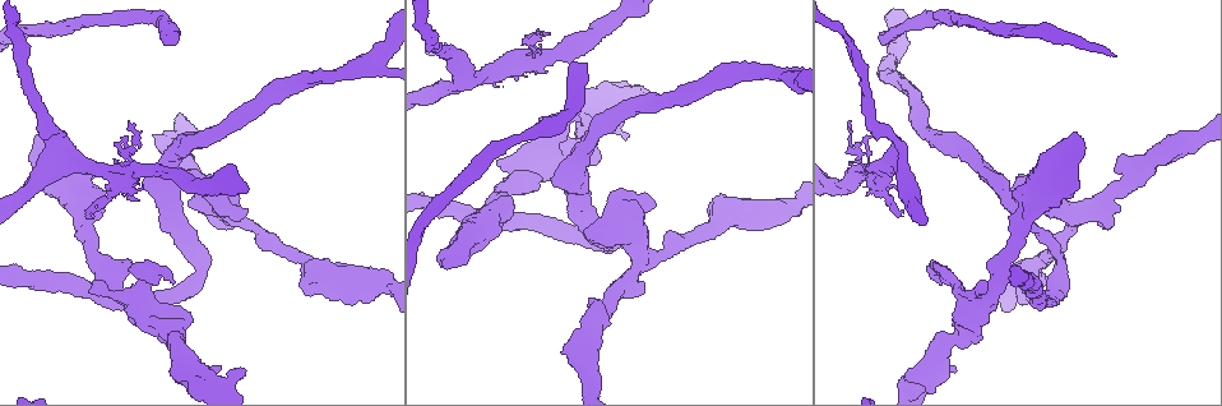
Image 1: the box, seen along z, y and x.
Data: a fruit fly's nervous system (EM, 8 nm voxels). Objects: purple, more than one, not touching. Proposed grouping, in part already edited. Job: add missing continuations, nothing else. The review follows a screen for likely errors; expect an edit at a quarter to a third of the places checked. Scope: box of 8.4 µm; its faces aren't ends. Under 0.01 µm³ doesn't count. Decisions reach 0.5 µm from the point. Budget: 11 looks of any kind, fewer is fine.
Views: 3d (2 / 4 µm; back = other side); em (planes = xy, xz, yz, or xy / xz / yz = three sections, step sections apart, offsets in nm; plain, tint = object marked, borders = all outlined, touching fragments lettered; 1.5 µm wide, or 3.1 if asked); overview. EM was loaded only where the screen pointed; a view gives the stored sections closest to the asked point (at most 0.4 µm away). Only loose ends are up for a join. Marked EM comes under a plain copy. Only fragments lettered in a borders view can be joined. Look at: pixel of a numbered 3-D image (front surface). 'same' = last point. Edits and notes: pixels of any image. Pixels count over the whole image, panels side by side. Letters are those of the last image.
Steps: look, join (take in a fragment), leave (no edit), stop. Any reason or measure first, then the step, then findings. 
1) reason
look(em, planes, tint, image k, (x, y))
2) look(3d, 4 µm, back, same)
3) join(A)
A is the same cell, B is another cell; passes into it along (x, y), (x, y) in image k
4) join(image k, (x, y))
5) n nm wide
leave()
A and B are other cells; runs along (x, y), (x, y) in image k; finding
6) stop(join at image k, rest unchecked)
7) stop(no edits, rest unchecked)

free end
look(em, xy, step 8, tint, image 1, (626, 296))

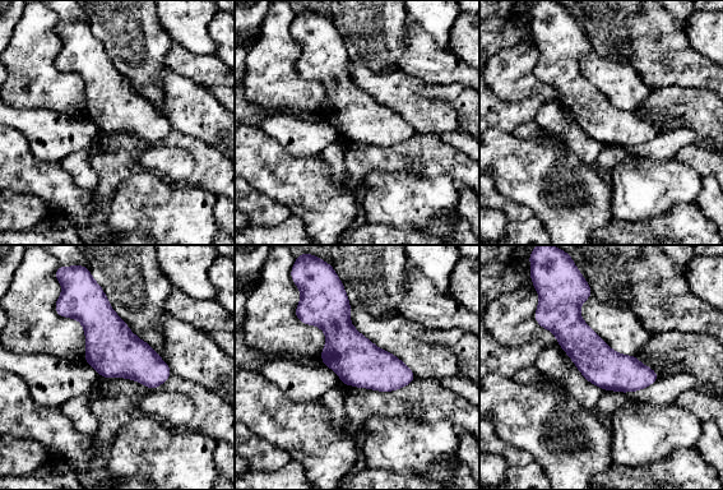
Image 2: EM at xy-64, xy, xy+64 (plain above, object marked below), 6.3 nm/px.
another direction
look(em, planes, borders, same)

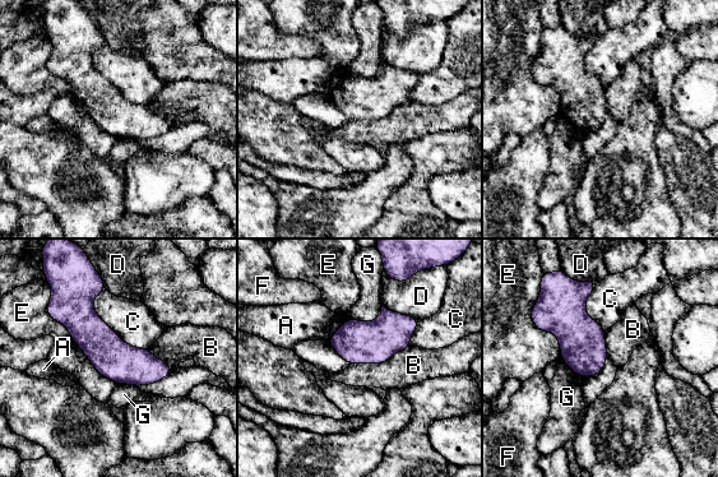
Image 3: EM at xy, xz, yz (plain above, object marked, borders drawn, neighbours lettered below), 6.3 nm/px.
leave()
A, B, C, D, E, F and G are other cells; no lettered fragment goes on from it

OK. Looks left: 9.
free end
look(em, planes, borders, image 1, (512, 199))

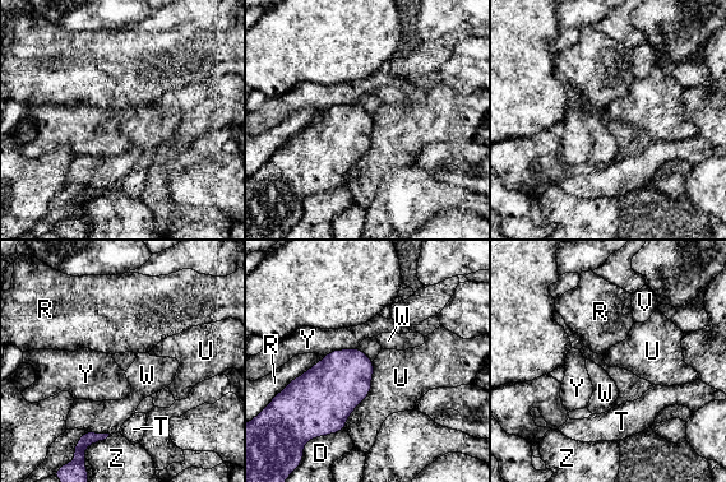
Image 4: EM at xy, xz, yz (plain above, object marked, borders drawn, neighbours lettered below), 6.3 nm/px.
leave()
D, R, T, U, V, W, Y and Z are other cells; no lettered fragment goes on from it

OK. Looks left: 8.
stops while still wide
look(3d, 2 µm, back, image 1, (34, 137))

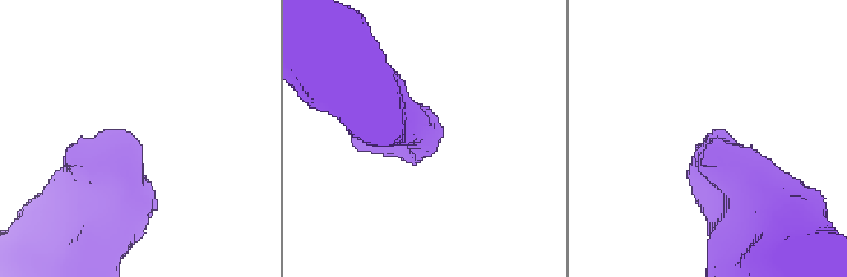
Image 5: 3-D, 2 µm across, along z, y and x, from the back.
look(em, yz, step 4, borders, image 5, (139, 140))

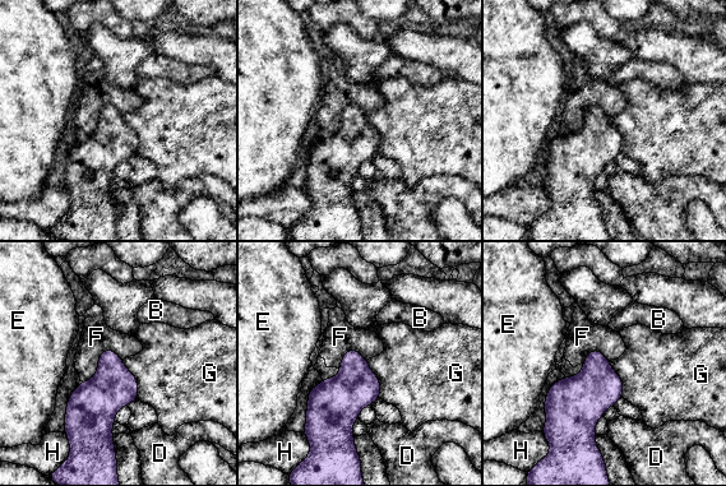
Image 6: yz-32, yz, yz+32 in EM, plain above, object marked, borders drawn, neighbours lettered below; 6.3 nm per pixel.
another direction
look(em, planes, borders, same)

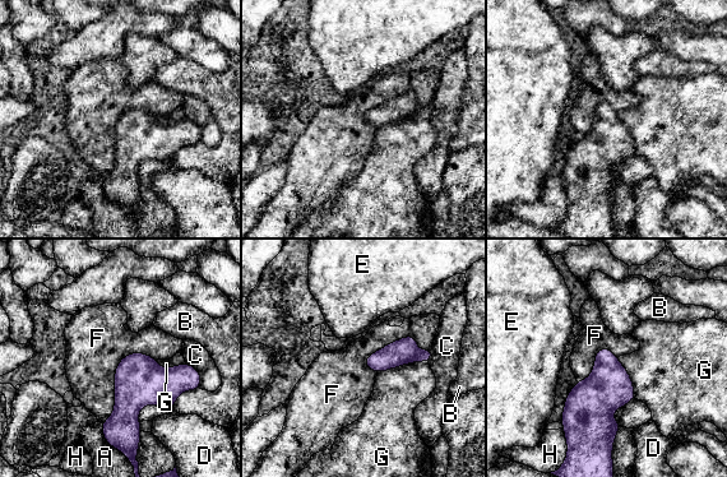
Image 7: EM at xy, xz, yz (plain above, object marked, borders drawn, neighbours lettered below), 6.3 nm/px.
leave()
A, B, C, D, E, F, G and H are other cells; border along (154, 357), (120, 361), (102, 422) in image 7; none of them fits

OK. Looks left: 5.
free end
look(em, planes, borders, image 1, (524, 42))

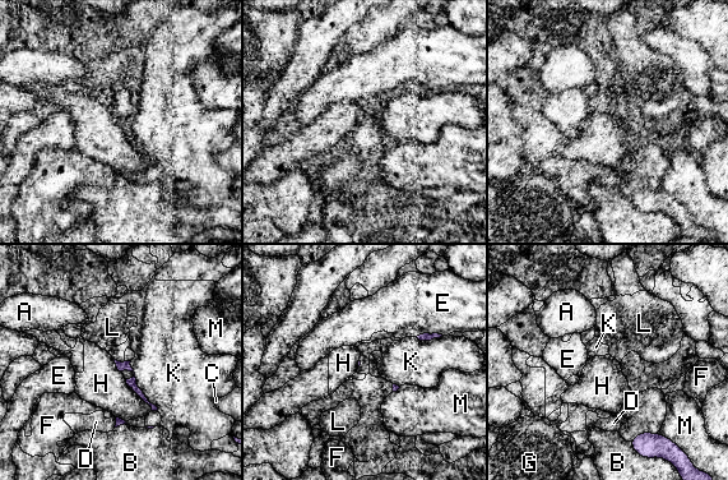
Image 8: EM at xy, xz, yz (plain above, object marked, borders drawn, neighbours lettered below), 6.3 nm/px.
leave()
A, B, C, D, E, F, G, H, K, L and M are other cells; runs along (119, 364), (134, 374), (134, 387), (154, 407) in image 8; no lettered fragment goes on from it

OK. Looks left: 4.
stop(no edits, rest unchecked)

